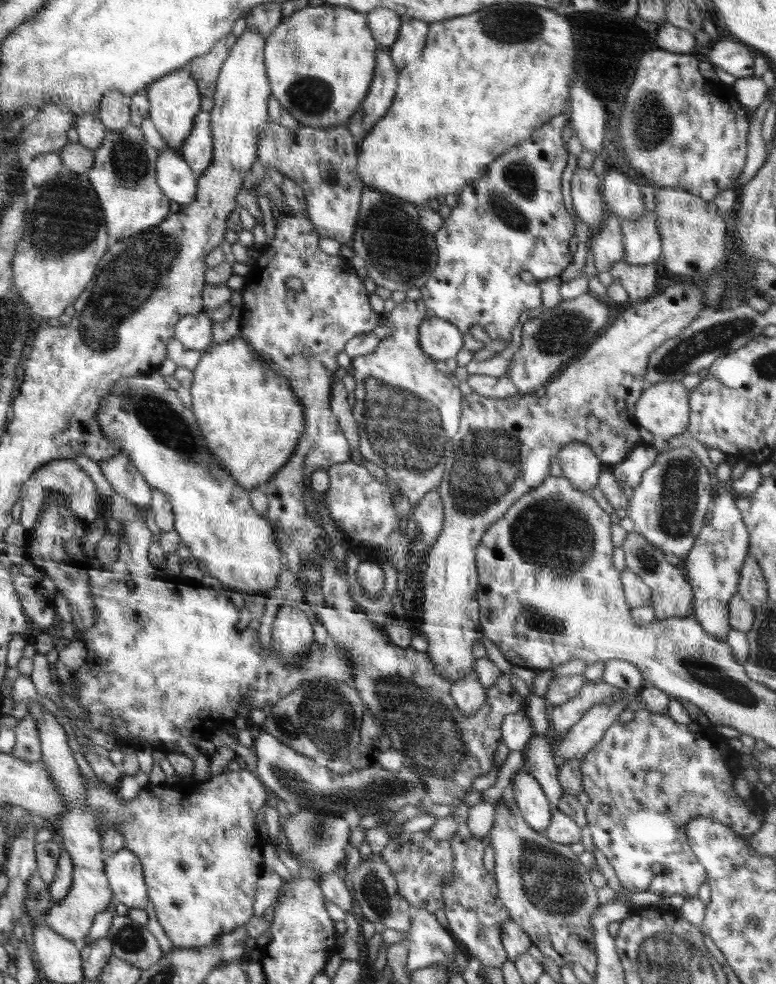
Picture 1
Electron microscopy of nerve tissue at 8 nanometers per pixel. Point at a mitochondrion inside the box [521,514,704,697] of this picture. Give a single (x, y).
(645, 558)

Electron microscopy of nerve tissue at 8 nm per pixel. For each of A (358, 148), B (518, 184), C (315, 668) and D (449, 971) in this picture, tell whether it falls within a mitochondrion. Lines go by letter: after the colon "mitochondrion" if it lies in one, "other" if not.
A: other
B: mitochondrion
C: mitochondrion
D: other

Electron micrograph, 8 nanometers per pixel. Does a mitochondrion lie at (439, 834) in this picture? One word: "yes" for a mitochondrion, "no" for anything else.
no

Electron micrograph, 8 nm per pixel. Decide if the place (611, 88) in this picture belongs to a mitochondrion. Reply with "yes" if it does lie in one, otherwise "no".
yes

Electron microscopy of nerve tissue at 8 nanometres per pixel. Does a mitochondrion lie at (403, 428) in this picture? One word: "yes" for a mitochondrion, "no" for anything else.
yes

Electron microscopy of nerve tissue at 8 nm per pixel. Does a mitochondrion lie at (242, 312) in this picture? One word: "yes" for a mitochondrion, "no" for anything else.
no

